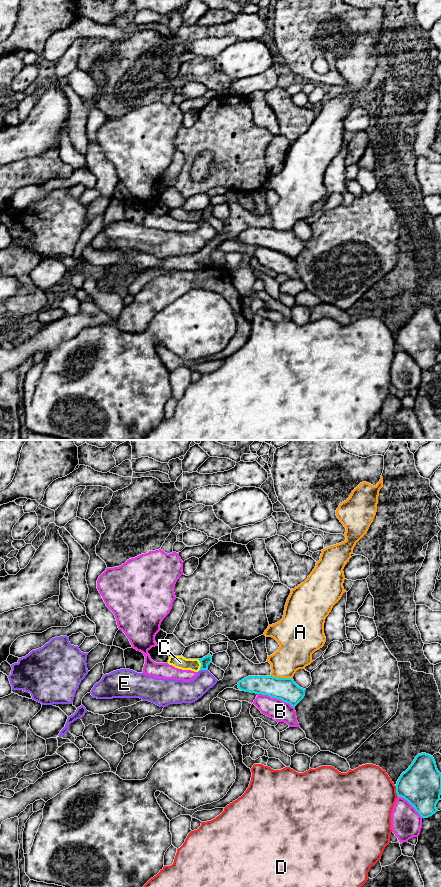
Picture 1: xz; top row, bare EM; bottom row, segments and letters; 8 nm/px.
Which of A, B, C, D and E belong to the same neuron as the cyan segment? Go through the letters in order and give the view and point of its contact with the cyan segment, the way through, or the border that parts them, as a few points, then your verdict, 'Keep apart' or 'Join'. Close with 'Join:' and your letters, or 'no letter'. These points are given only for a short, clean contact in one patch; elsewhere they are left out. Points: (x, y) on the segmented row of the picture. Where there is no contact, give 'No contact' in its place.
A: Touches cyan at xz (281, 678). Keep apart
B: Touches cyan at xz (276, 698). Keep apart
C: Touches cyan at xz (201, 665). Boundary: xz (197, 659), (200, 663), (199, 670). Keep apart
D: Touches cyan at xz (396, 791). Keep apart
E: Touches cyan at xz (203, 669). Keep apart
Join: no letter

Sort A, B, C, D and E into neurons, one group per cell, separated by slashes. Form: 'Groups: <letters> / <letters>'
Groups: A / B / C / D / E

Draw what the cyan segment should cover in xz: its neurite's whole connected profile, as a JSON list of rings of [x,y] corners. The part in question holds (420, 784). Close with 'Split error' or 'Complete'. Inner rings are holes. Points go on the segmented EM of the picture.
[[[418,754],[399,777],[396,793],[407,800],[422,818],[435,814],[441,795],[441,773],[433,756]]]. Complete

